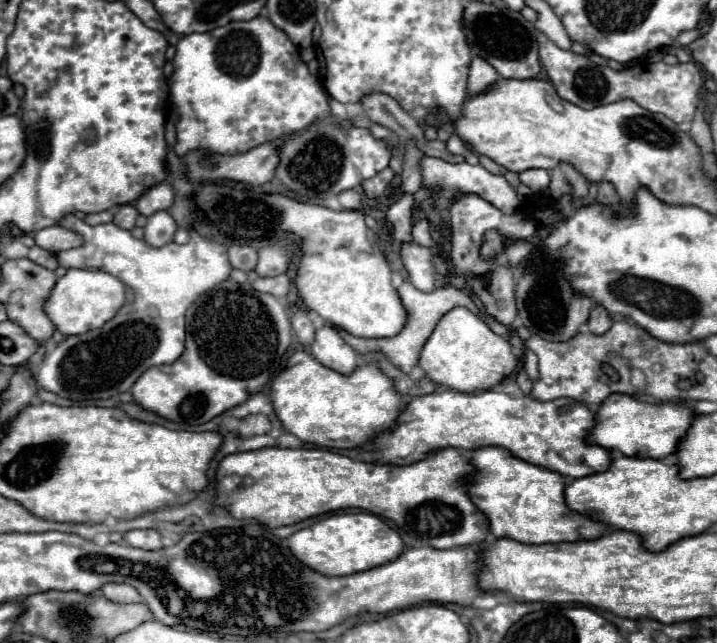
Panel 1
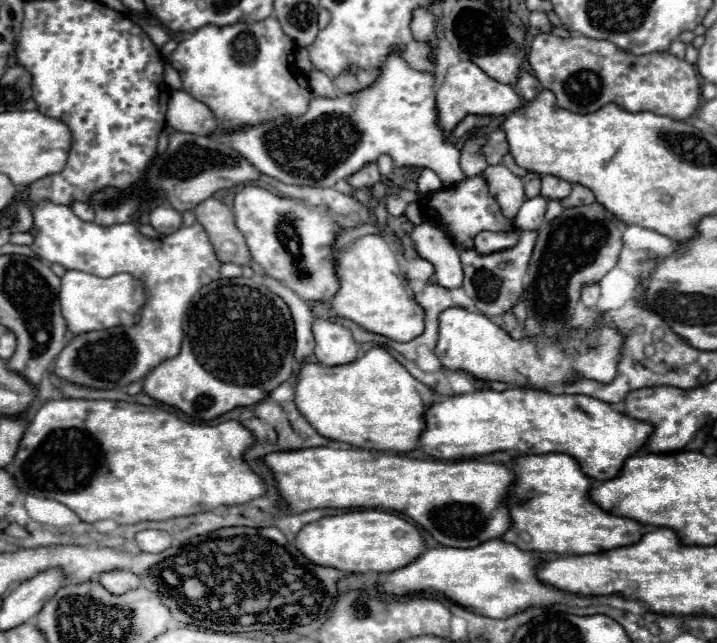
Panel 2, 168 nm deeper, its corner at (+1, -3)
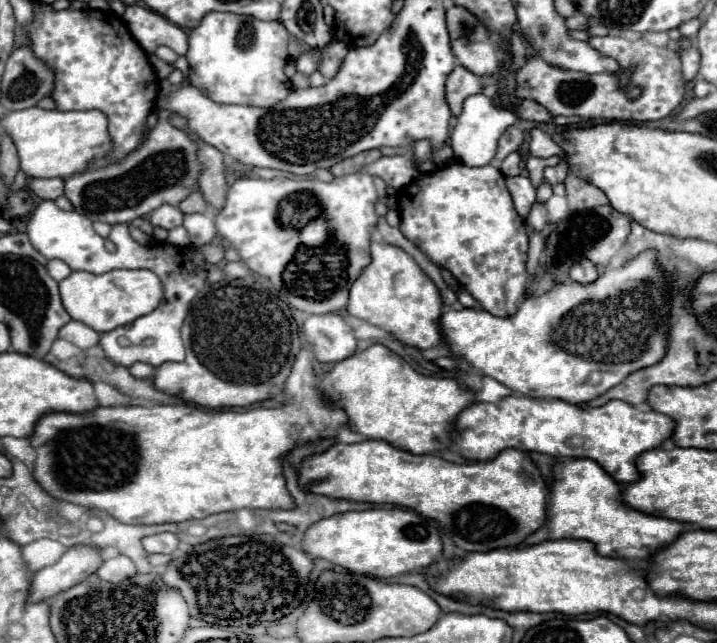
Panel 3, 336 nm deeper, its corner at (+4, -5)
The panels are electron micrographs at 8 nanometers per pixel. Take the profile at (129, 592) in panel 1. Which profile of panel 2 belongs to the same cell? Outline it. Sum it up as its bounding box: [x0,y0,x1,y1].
[98,570,140,594]

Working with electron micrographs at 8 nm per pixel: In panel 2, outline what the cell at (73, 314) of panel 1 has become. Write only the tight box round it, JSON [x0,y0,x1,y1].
[60,270,146,334]

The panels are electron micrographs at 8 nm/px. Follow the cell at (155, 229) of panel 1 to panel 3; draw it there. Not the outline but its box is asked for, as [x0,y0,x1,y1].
[149,206,183,230]

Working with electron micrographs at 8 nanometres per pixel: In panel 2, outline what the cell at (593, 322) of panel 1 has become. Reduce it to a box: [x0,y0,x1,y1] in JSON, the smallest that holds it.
[580,284,600,310]

